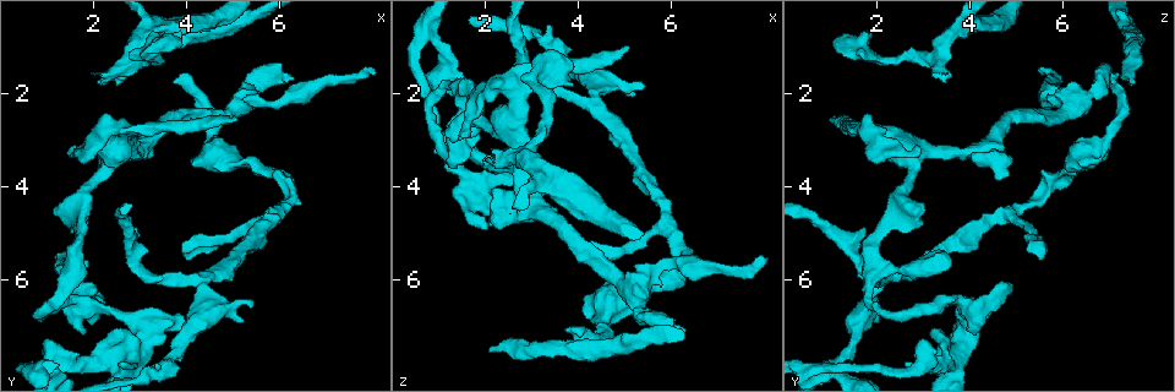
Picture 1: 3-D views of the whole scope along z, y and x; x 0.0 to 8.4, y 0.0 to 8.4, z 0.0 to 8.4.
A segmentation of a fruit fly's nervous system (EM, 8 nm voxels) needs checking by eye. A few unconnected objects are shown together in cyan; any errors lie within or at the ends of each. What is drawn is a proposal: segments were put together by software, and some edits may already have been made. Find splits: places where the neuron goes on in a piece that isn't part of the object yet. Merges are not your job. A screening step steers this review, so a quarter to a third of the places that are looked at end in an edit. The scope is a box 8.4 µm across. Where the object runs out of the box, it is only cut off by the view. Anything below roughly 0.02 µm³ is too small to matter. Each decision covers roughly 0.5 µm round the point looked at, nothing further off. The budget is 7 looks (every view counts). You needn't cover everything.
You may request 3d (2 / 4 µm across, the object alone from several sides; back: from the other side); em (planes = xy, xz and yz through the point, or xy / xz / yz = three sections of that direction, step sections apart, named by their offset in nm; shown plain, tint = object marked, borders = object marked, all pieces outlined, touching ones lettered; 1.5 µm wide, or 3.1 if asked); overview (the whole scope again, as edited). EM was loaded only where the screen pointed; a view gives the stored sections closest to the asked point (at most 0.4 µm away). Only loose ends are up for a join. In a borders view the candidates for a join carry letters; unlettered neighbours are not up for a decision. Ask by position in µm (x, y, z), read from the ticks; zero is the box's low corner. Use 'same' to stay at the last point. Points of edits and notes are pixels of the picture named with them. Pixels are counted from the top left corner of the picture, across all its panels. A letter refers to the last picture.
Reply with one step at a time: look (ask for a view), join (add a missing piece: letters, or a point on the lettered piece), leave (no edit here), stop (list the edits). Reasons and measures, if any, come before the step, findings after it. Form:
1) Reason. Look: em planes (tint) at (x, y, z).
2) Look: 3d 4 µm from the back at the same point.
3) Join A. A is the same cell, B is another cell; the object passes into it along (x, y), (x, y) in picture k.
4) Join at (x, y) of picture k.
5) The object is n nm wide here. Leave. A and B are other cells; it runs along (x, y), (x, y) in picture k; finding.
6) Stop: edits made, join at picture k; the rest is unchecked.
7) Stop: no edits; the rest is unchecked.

End of a long branch. Look: em planes (borders) at (2.10, 1.85, 7.55).

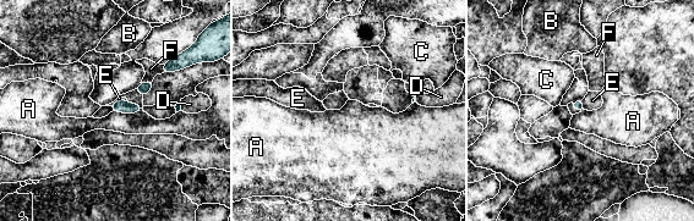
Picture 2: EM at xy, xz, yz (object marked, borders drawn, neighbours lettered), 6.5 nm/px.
Leave. A, B, C, D, E and F are other cells; none of them fits.

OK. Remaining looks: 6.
Look: em 3.1 µm planes (borders) at (6.35, 1.75, 7.10).

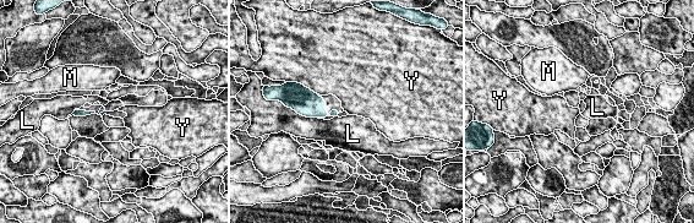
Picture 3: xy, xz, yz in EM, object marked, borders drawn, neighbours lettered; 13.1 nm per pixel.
The longest contact is with L, 160 nm. Leave. L, M and Y are other cells; no lettered piece goes on from it.

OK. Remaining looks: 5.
Free end. Look: 3d 2 µm at (2.15, 1.55, 3.30).

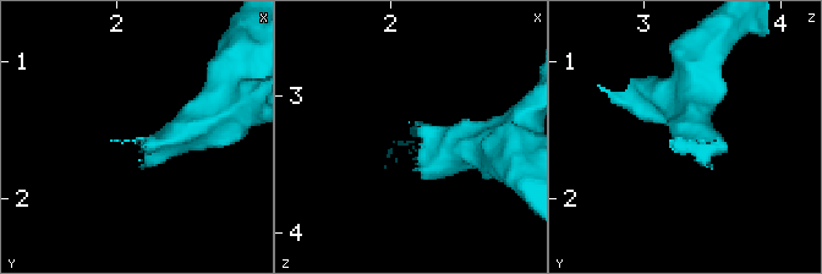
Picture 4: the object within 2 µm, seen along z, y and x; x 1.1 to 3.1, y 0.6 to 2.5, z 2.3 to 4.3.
Now the EM. Look: em planes (borders) at (2.08, 1.56, 3.32).

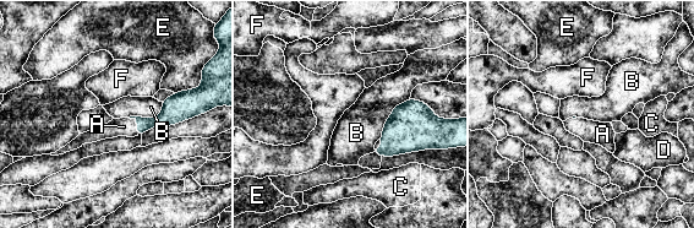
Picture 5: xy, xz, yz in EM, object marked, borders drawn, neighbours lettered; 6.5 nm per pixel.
Join A. A is the same cell, B, C, D, E and F are other cells; it goes on there.

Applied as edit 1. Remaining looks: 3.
Stop: edits made, join at picture 5; the rest is unchecked.

